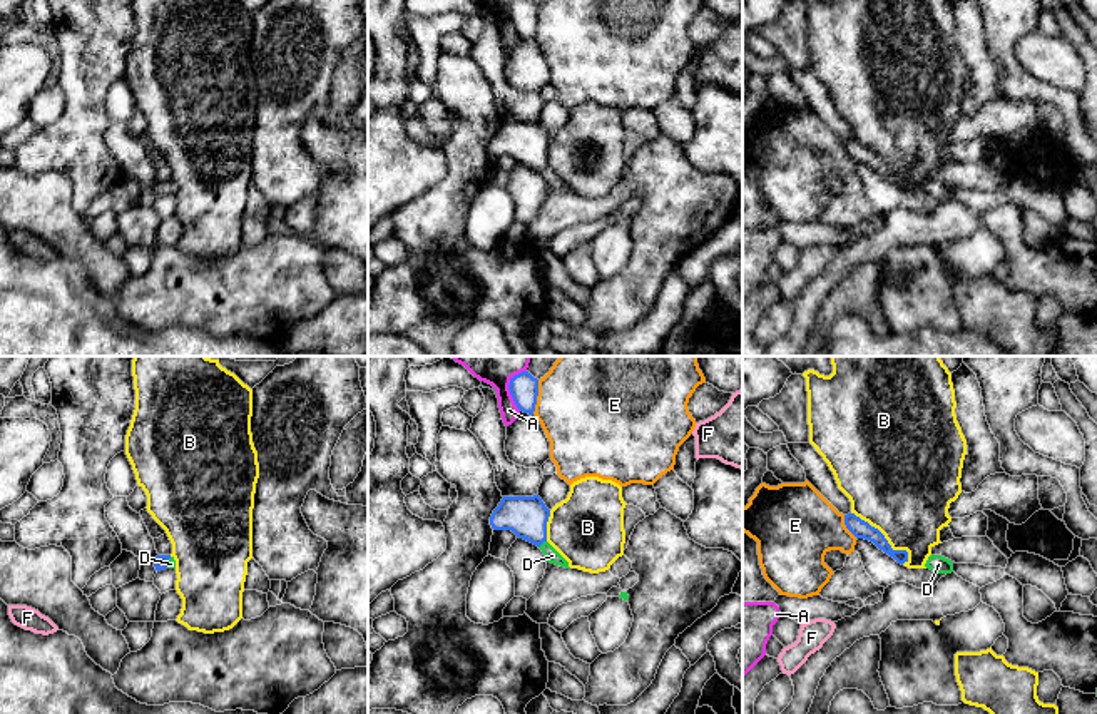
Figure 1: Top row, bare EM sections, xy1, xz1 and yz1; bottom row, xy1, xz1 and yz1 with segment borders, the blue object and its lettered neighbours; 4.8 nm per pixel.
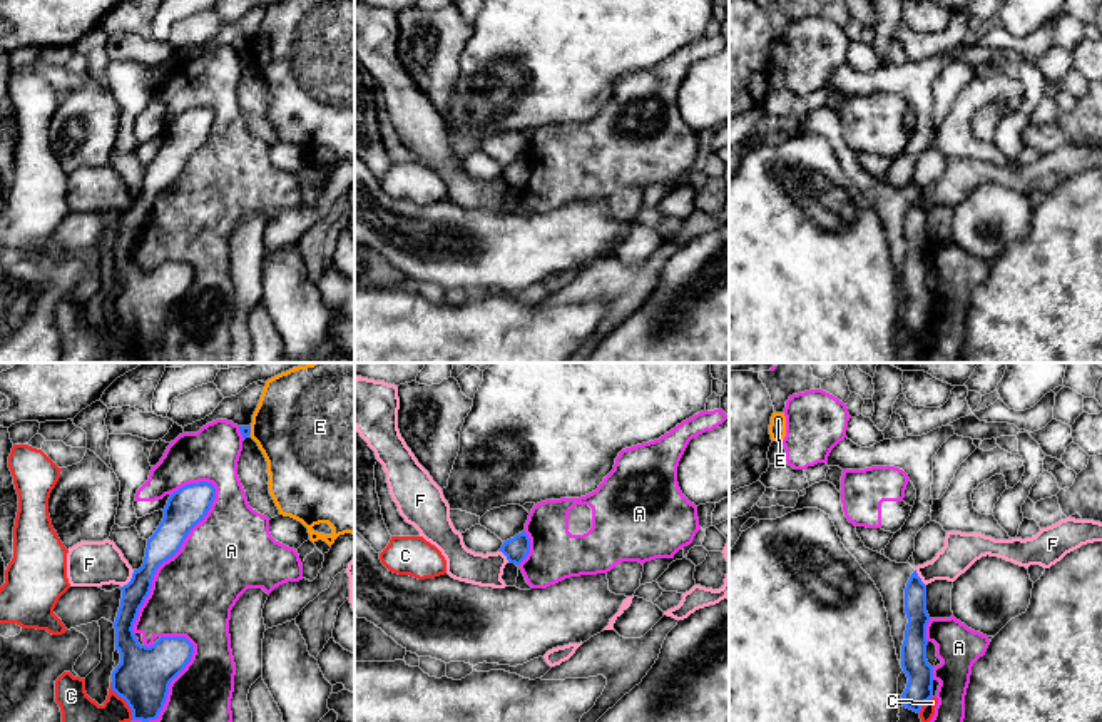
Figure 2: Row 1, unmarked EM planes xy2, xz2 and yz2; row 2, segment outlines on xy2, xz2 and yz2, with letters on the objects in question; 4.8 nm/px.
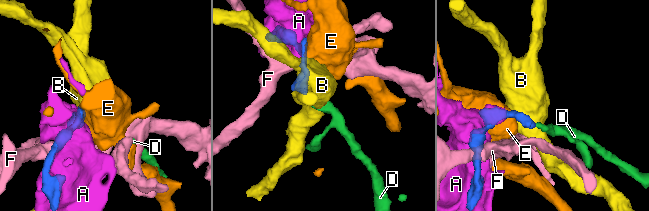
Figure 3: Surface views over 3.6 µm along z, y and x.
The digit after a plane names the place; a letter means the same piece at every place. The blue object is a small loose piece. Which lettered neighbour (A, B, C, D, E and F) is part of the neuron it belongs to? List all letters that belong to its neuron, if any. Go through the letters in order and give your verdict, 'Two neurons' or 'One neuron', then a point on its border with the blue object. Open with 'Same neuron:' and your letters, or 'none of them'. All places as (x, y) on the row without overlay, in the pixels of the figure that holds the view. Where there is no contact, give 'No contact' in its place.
Same neuron: D
A: Two neurons. Touches blue at xy2 (169, 183)
B: Two neurons. Touches blue at yz1 (883, 163)
C: Two neurons. Touches blue at xy2 (124, 325)
D: One neuron. Touches blue at xz1 (542, 168)
E: Two neurons. Touches blue at xz1 (537, 20)
F: Two neurons. Touches blue at xy2 (131, 204)

